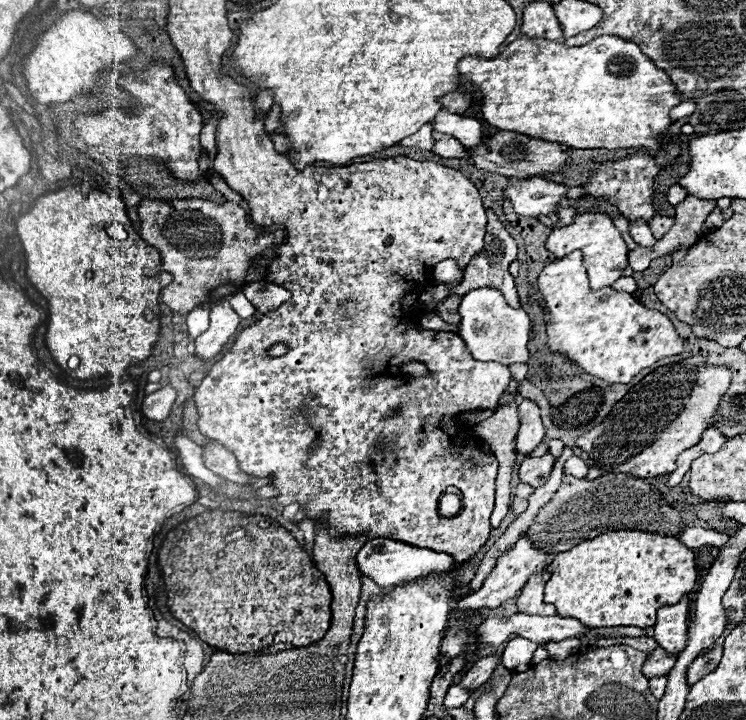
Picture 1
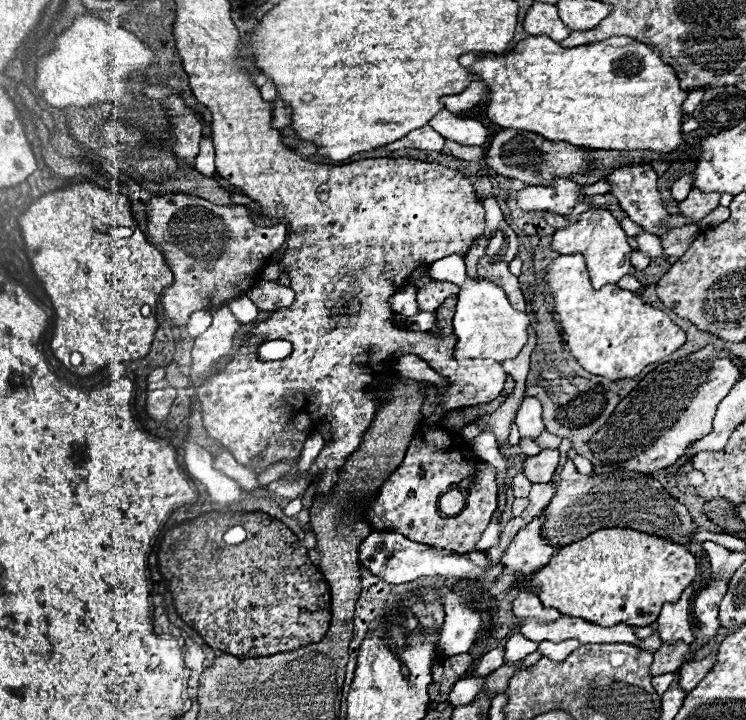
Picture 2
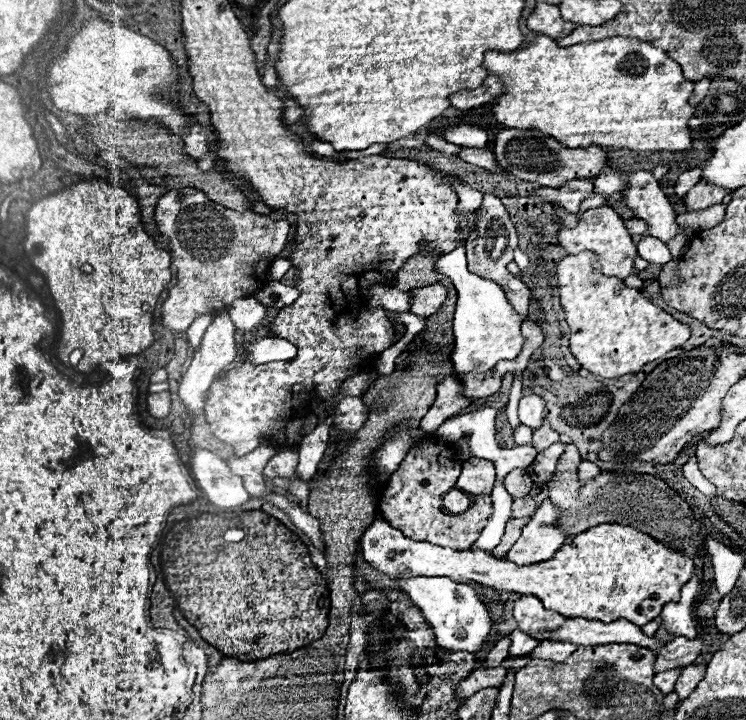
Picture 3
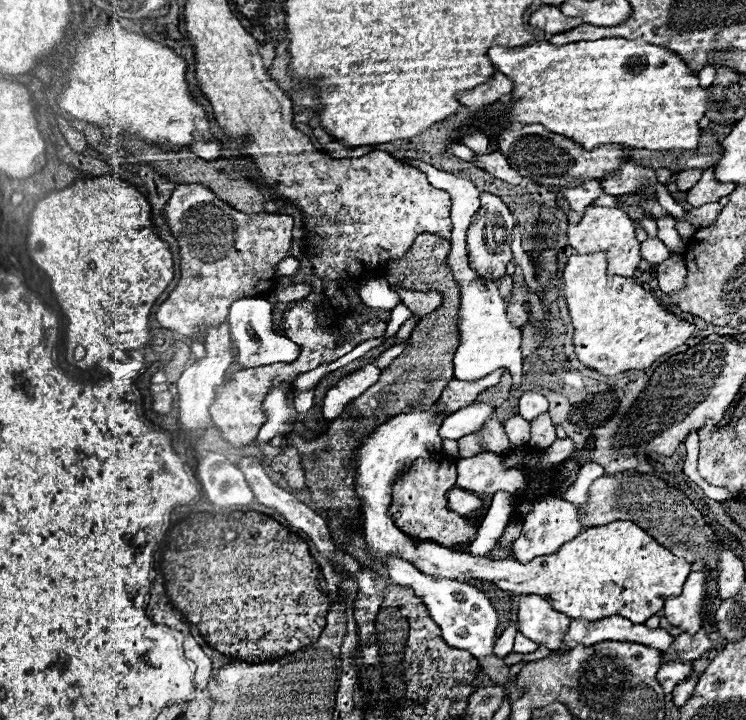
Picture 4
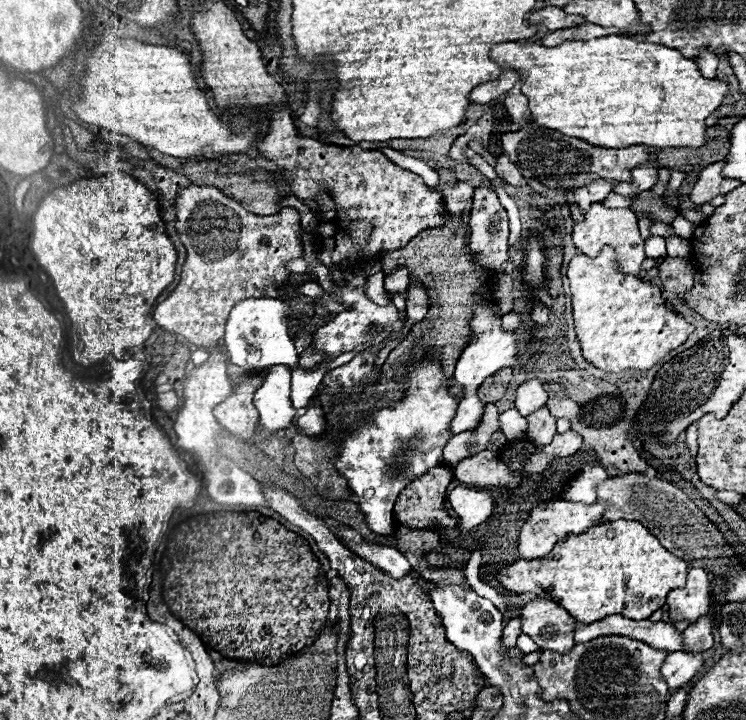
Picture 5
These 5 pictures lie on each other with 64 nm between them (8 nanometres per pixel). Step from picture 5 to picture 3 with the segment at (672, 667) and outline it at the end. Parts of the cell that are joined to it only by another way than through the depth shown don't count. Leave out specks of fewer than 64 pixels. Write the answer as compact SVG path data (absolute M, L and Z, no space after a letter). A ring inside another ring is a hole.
M676 668L676 670L668 670L668 672L656 674L656 676L654 676L656 688L658 688L662 694L672 692L672 690L674 690L674 684L676 684L676 680L678 680L678 676L680 676L680 672L682 672L682 670Z

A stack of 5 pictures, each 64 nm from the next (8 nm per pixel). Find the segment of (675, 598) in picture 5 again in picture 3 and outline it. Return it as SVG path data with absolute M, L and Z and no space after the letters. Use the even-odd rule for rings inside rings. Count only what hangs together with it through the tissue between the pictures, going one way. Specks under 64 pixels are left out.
M694 576L688 584L682 588L682 598L678 602L664 604L664 610L660 614L660 622L666 628L668 634L684 636L688 640L696 638L696 604L700 596L700 582Z

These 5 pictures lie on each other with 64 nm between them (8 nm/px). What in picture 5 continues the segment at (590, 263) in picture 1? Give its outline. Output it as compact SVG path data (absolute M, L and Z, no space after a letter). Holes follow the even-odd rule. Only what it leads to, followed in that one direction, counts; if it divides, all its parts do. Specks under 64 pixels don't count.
M600 202L592 204L590 210L584 214L584 220L572 226L572 242L586 256L596 256L604 246L612 246L616 252L618 270L624 274L638 276L642 270L640 266L646 258L644 240L640 238L640 232L638 232L638 218L628 208L606 208Z

